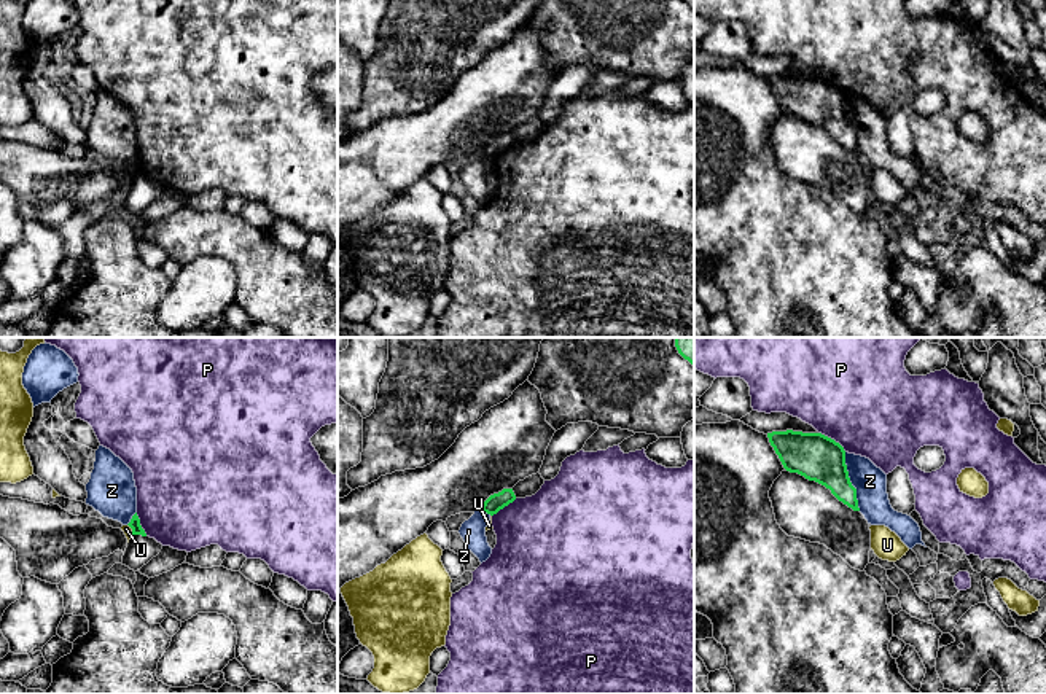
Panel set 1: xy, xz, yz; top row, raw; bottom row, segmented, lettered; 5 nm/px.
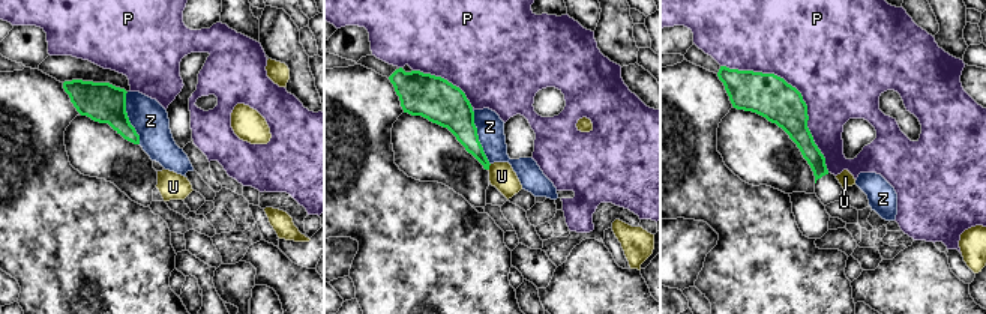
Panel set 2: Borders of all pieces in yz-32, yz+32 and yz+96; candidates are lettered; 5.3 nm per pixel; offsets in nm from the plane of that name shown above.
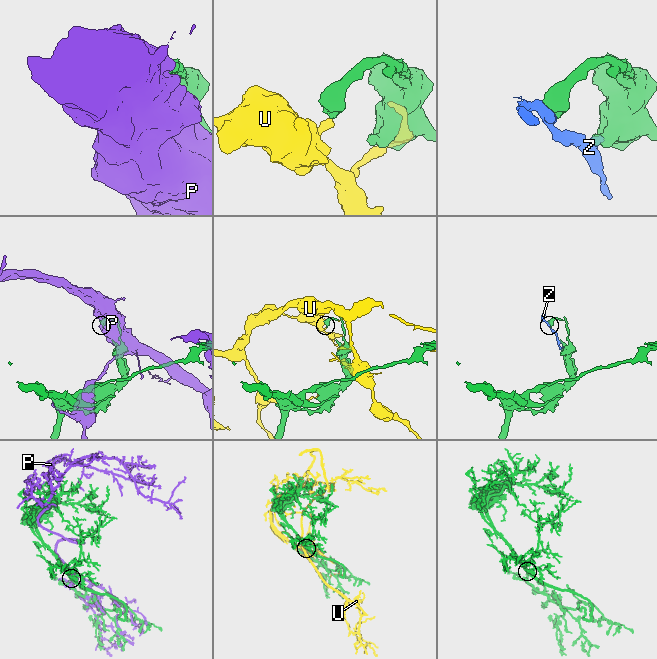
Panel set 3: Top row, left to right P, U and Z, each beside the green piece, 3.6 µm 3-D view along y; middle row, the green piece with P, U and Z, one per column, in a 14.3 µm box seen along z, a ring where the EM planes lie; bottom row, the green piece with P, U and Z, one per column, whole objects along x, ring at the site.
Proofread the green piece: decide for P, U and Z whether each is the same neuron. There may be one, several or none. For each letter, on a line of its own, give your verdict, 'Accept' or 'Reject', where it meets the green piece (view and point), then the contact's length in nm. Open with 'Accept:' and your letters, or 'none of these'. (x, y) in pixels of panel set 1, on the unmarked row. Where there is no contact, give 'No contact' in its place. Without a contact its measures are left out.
Accept: none of these
P: Reject. Touches green at yz (833, 83). Shared border 170 nm
U: Reject. Touches green at xy (131, 171). Shared border 60 nm
Z: Reject. Touches green at yz (849, 124). Shared border 300 nm

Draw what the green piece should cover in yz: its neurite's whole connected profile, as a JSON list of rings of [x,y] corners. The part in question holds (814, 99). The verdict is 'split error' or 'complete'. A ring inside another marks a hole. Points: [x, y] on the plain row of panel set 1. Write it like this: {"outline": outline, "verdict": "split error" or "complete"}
{"outline": [[[793,73],[772,75],[767,81],[786,115],[825,129],[839,145],[860,154],[857,132],[845,108],[845,94],[839,86],[822,76]]], "verdict": "complete"}

